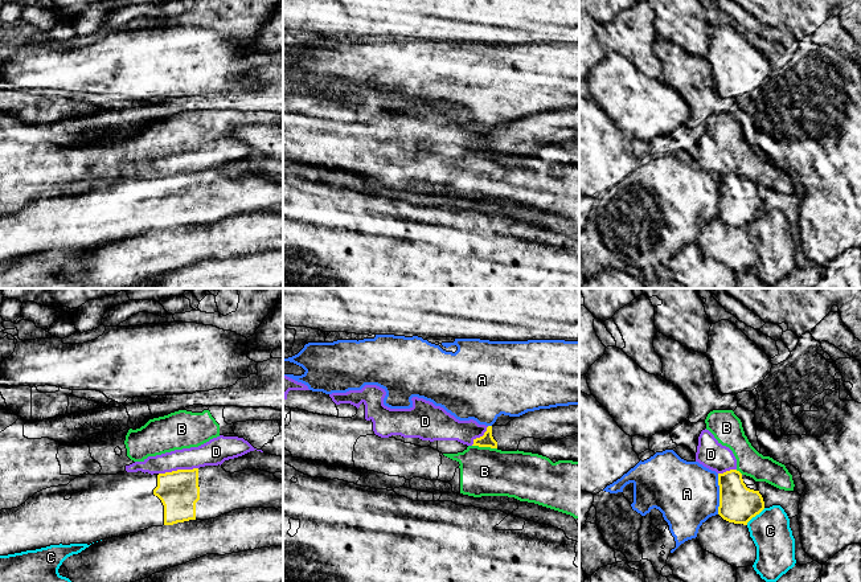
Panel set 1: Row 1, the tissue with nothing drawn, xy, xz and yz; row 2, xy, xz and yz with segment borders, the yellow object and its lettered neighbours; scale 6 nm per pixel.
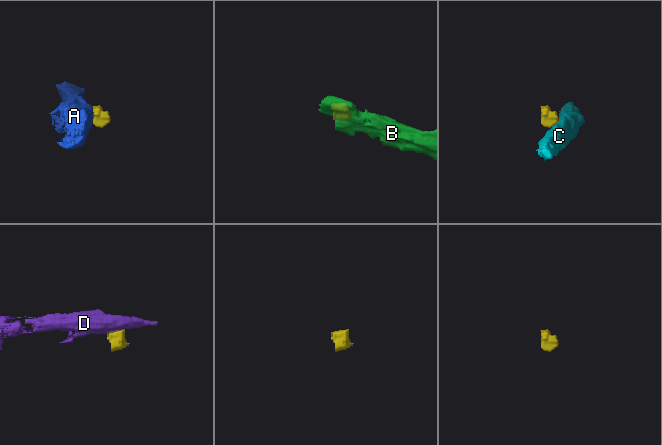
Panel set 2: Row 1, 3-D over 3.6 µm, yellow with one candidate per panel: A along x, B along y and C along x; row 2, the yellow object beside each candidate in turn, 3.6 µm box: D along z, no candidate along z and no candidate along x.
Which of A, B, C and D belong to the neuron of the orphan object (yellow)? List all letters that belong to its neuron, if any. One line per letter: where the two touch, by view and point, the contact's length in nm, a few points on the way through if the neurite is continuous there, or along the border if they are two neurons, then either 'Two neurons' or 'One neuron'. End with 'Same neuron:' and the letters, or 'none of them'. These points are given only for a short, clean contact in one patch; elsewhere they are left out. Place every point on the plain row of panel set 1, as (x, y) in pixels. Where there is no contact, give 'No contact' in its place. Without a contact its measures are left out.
A: Touches yellow at yz (720, 197). Shared border 240 nm. Boundary: yz (717, 177), (718, 217). Two neurons
B: Touches yellow at xz (484, 150). Shared border 150 nm. Boundary: xz (472, 148), (496, 152). Two neurons
C: Touches yellow at yz (755, 218). Shared border 160 nm. Boundary: yz (765, 212), (746, 228). Two neurons
D: Touches yellow at xy (177, 173). Shared border 240 nm. Boundary: xy (197, 171), (159, 177). Two neurons
Same neuron: none of them

